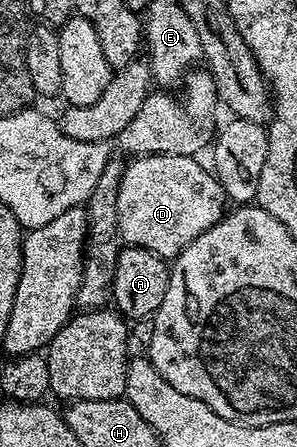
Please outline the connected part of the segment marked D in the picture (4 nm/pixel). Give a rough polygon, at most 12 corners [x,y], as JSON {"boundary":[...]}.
{"boundary":[[192,155],[126,163],[123,244],[170,261],[228,200]]}

